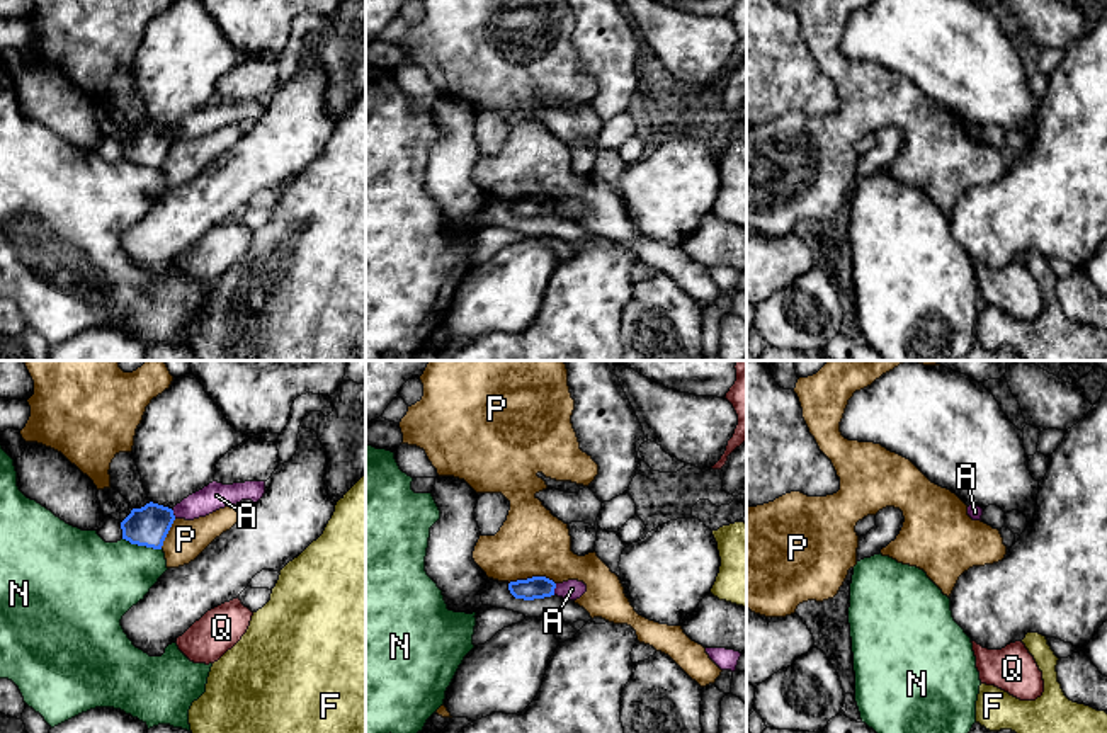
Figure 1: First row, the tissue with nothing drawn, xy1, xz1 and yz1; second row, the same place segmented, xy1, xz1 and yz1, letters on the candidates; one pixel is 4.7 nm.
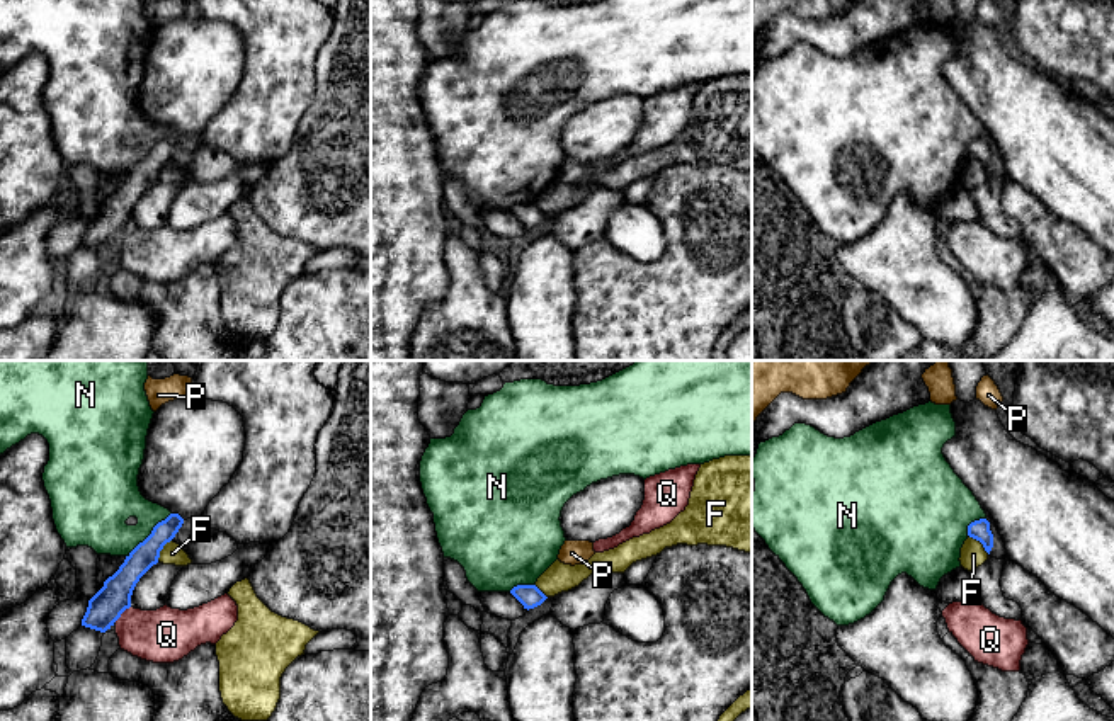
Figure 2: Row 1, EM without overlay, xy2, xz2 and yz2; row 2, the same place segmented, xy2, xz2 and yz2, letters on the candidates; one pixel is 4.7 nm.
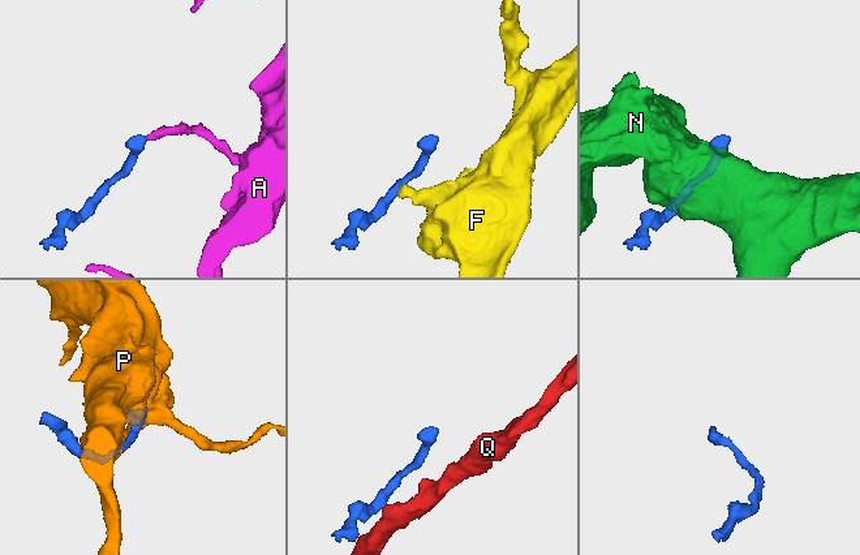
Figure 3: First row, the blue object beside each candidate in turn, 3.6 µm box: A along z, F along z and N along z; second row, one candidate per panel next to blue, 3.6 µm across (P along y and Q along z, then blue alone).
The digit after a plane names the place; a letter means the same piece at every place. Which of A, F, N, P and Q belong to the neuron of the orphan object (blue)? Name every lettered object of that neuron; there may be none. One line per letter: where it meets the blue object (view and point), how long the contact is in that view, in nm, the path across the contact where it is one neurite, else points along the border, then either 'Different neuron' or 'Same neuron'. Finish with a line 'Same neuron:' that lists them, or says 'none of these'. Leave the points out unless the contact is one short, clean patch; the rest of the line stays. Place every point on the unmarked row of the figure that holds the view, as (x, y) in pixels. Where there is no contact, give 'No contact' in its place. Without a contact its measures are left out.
A: Touches blue at xz1 (555, 206). Shared border 60 nm. Boundary: xz1 (556, 203), (553, 213). Different neuron
F: Touches blue at yz2 (980, 160). Shared border 140 nm. Same neuron
N: Touches blue at xy2 (150, 153). Shared border 300 nm. Different neuron
P: Touches blue at xz1 (533, 196). Shared border 220 nm. Different neuron
Q: Touches blue at xy2 (121, 232). Shared border 110 nm. Boundary: xy2 (130, 225), (114, 240). Different neuron
Same neuron: F

